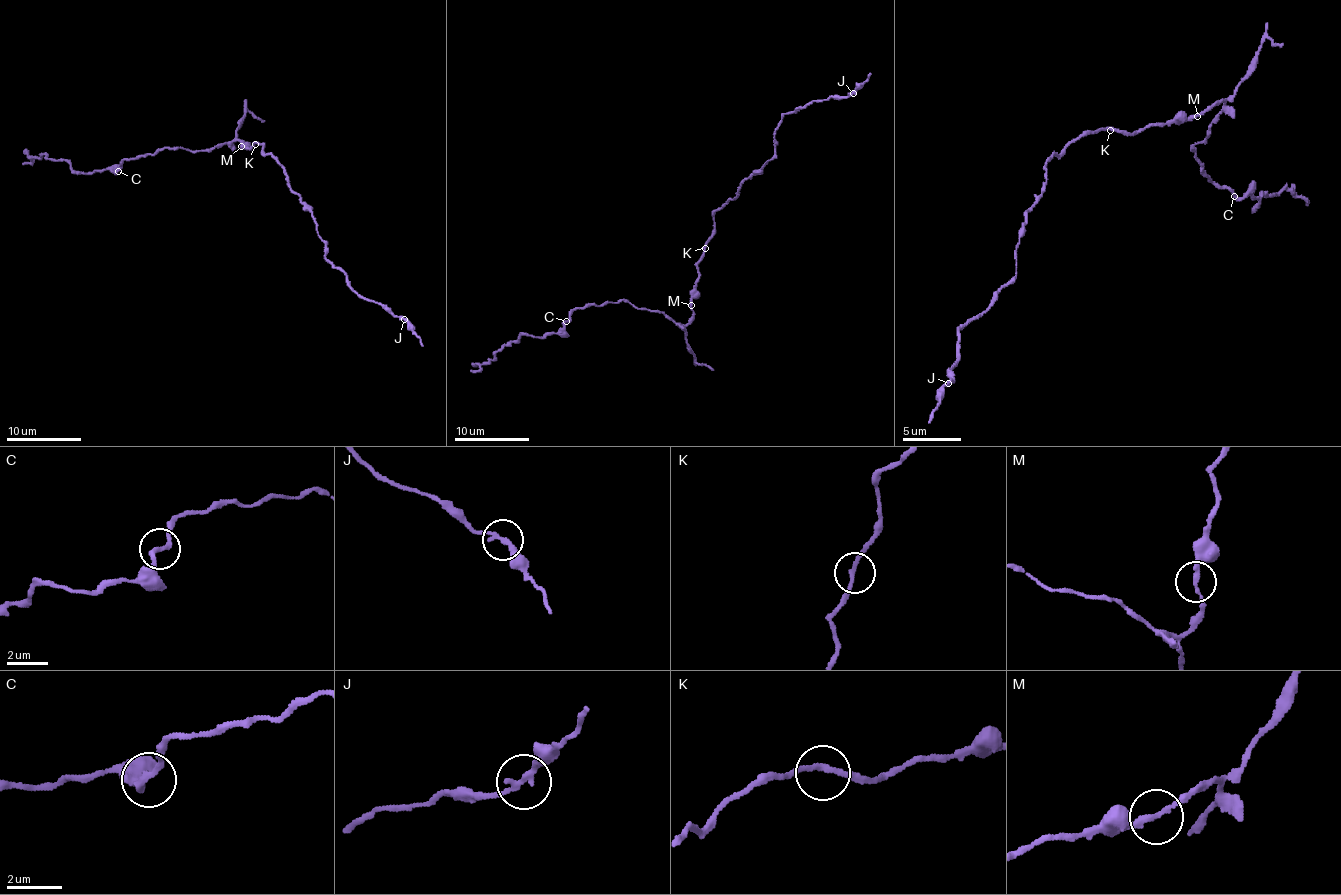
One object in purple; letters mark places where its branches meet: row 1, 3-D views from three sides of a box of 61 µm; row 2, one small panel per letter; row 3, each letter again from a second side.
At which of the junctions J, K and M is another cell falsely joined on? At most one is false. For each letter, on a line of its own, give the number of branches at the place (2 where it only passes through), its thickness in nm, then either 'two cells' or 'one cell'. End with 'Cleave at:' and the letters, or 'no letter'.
J: 2 branches meet; 200 nm thick; one cell
K: 2 branches meet; 180 nm thick; one cell
M: 2 branches meet; 190 nm thick; two cells
Cleave at: M

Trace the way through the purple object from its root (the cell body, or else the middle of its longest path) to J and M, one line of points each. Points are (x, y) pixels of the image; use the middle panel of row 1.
J: (703, 248), (714, 228), (714, 213), (774, 154), (774, 132), (785, 114), (853, 93)
M: (703, 248), (690, 306)

